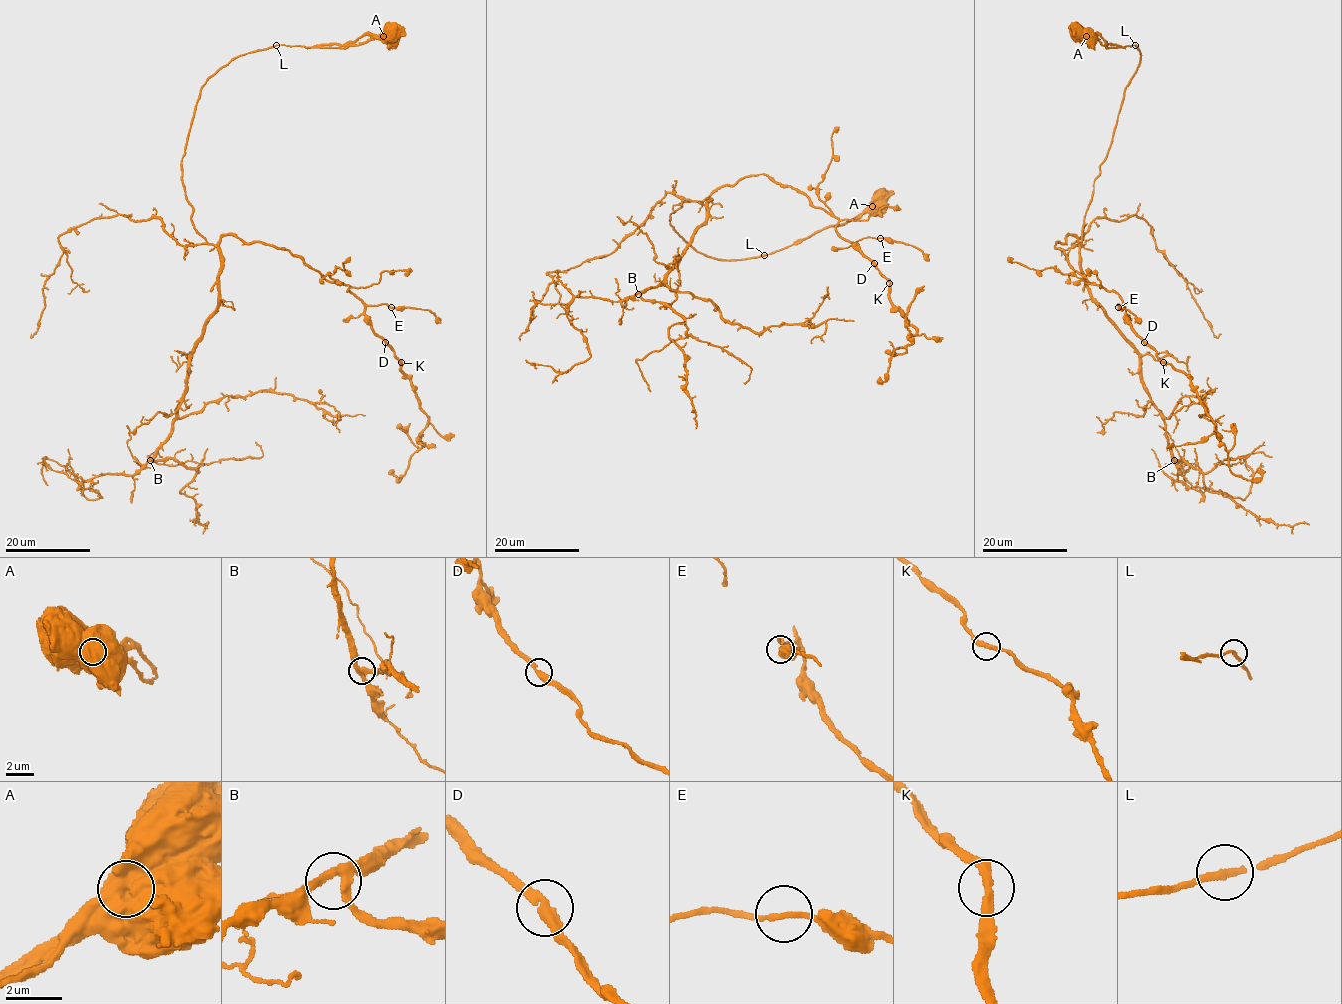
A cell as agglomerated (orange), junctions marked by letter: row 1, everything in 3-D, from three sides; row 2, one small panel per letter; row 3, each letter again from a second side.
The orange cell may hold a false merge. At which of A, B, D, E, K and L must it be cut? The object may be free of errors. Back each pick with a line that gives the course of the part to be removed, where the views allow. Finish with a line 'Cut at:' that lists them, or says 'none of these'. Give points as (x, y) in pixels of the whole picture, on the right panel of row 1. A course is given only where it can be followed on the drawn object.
A: foreign part runs (1086, 36), (1094, 37), (1103, 45), (1125, 48)
Cut at: A

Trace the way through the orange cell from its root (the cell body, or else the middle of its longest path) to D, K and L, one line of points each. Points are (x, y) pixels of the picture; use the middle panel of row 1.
D: (879, 208), (741, 260), (698, 252), (670, 214), (766, 174), (831, 213), (836, 232), (874, 263)
K: (879, 208), (741, 260), (705, 256), (670, 224), (680, 203), (766, 174), (831, 213), (836, 232), (889, 283)
L: (879, 208), (867, 210), (841, 226), (825, 227), (784, 248), (764, 254)

